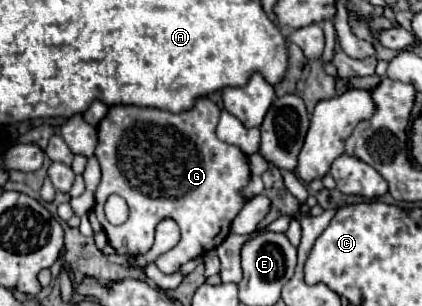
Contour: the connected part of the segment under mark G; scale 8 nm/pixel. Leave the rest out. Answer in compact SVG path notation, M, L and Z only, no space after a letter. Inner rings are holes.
M200 97L194 101L194 107L182 113L170 113L162 109L140 109L140 107L110 107L108 115L98 125L98 145L96 145L96 159L102 167L102 181L96 189L96 203L94 211L98 221L104 227L108 243L116 251L116 255L136 257L150 251L154 245L154 227L166 215L176 219L180 225L182 237L174 249L160 255L156 265L162 273L178 273L184 263L204 255L210 249L216 249L230 233L230 225L240 209L246 205L246 197L242 189L250 181L250 163L248 157L230 143L224 143L216 137L216 123L220 117L220 109L208 97ZM118 193L126 199L130 207L130 217L124 225L110 225L104 217L104 203L106 199Z

